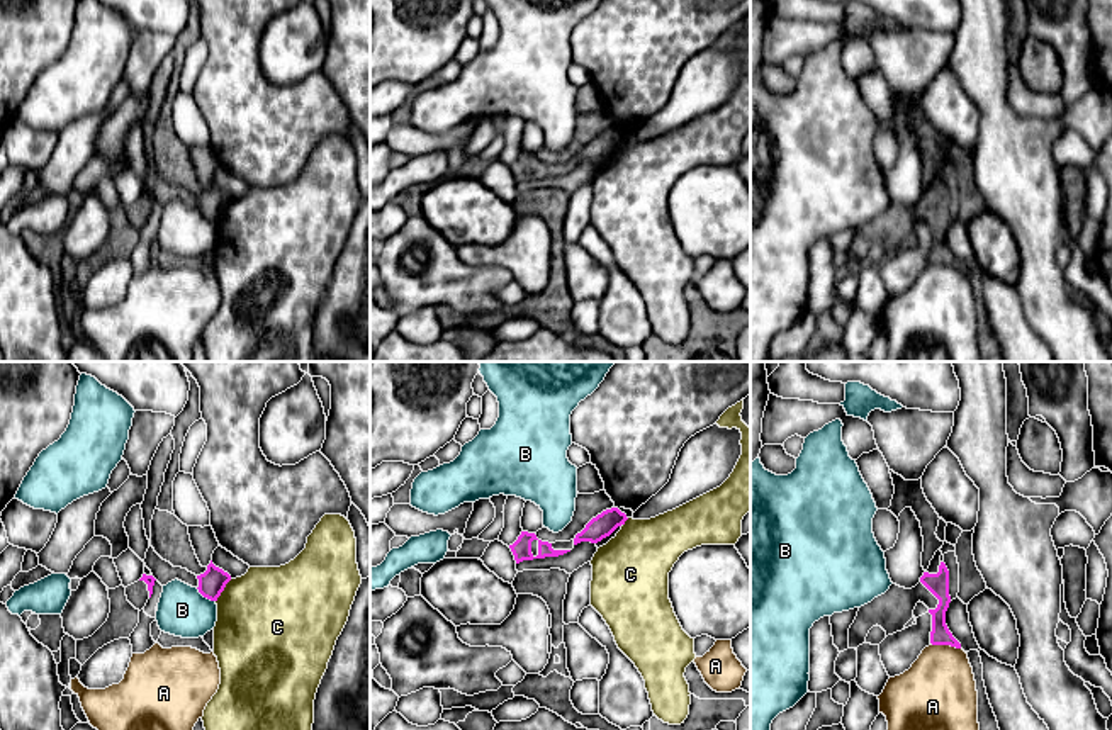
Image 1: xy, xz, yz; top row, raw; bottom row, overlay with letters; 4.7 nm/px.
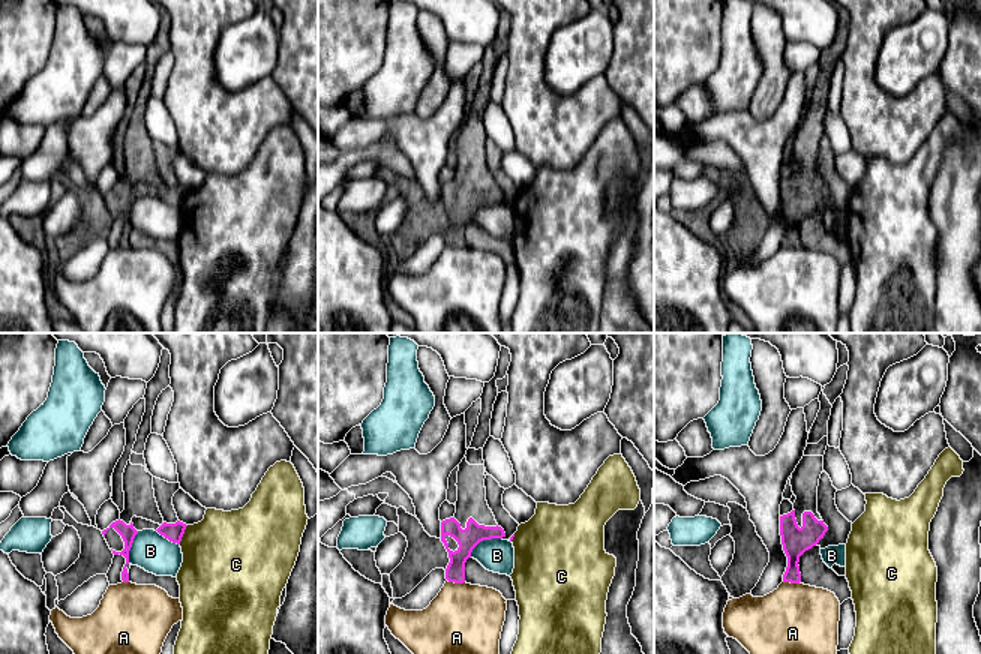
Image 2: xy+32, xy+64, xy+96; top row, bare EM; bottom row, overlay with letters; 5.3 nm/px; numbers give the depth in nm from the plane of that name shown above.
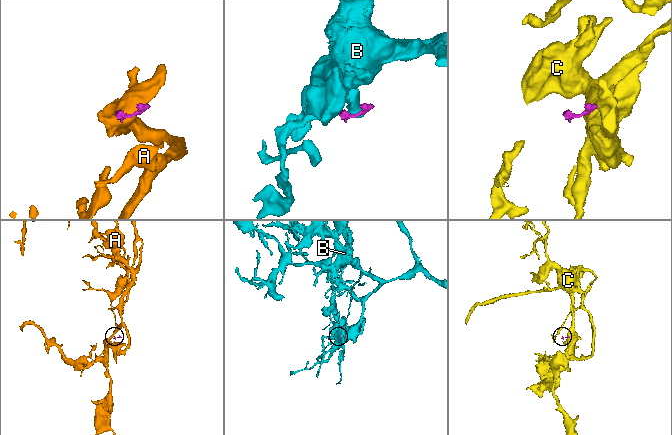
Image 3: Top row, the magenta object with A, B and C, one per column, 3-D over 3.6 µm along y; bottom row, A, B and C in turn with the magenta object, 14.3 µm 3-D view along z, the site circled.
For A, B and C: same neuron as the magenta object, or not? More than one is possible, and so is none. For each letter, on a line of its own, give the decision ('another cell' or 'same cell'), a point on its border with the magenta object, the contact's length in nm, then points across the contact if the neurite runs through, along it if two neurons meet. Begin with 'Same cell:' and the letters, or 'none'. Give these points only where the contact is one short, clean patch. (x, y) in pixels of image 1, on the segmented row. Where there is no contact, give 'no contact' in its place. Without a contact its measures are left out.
Same cell: none
A: another cell | yz (946, 644) | 150 nm | along yz (931, 642), (960, 649)
B: another cell | xy (206, 596) | 120 nm | along xy (196, 588), (214, 601)
C: another cell | xy (223, 589) | 130 nm | along xy (231, 579), (216, 601)

